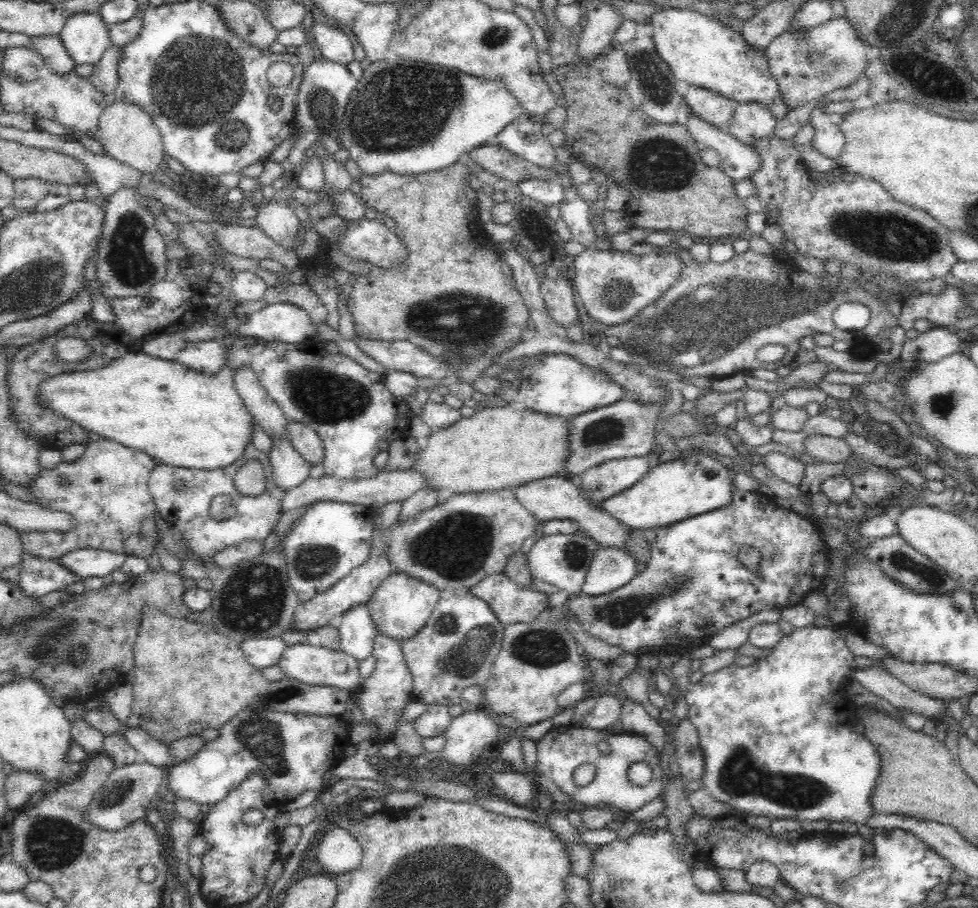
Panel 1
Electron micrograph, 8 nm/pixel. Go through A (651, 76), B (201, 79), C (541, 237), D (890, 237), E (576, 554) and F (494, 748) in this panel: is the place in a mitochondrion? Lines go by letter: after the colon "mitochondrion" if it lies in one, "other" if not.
A: mitochondrion
B: mitochondrion
C: other
D: mitochondrion
E: mitochondrion
F: other

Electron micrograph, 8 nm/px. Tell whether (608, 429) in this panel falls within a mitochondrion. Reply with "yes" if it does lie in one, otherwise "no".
yes

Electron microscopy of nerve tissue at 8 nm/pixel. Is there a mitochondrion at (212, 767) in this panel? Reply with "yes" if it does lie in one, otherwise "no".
no

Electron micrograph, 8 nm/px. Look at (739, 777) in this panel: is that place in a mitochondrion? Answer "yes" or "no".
yes

